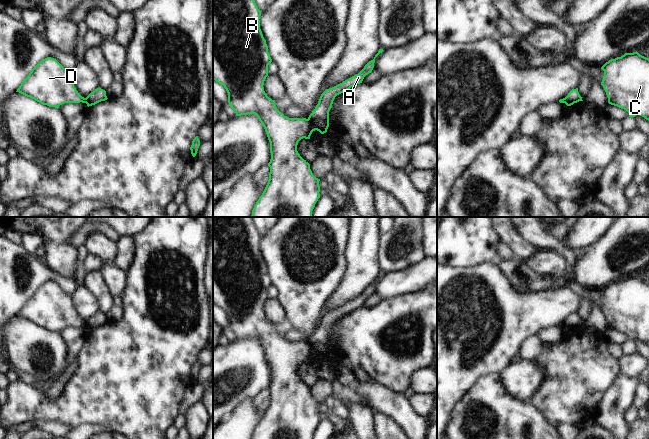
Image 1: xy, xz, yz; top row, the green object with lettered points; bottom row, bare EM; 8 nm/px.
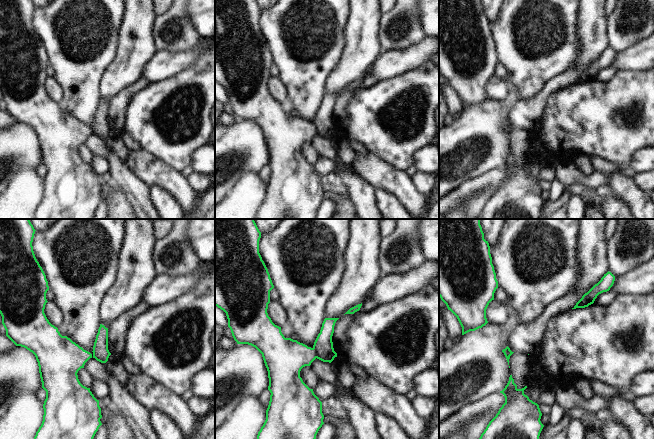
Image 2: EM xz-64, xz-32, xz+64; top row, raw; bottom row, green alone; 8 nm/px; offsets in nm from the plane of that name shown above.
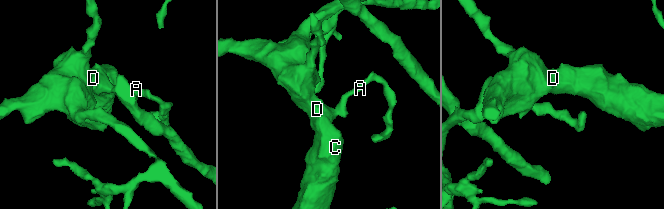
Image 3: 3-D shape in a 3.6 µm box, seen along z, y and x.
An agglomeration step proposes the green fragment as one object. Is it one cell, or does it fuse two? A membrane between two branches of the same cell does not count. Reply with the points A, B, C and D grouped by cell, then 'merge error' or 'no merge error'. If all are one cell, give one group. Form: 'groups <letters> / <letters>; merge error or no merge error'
groups A / B C D; merge error

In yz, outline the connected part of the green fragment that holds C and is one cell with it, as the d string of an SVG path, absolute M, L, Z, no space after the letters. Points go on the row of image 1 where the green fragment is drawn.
M637 51L606 62L603 86L608 103L649 121L649 58Z

